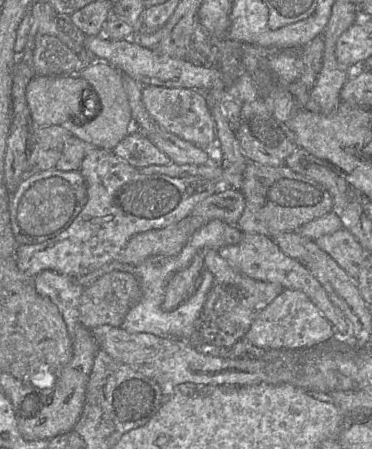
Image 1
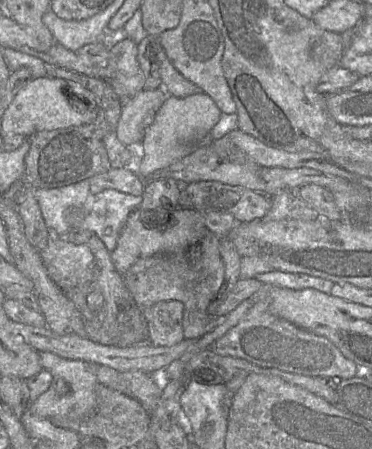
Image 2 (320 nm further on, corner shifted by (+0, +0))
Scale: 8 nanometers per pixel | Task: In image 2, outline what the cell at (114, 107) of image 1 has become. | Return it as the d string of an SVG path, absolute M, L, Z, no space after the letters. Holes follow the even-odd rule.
M143 89L121 105L121 116L115 129L115 135L125 146L141 145L147 128L156 112L167 98L162 89Z

